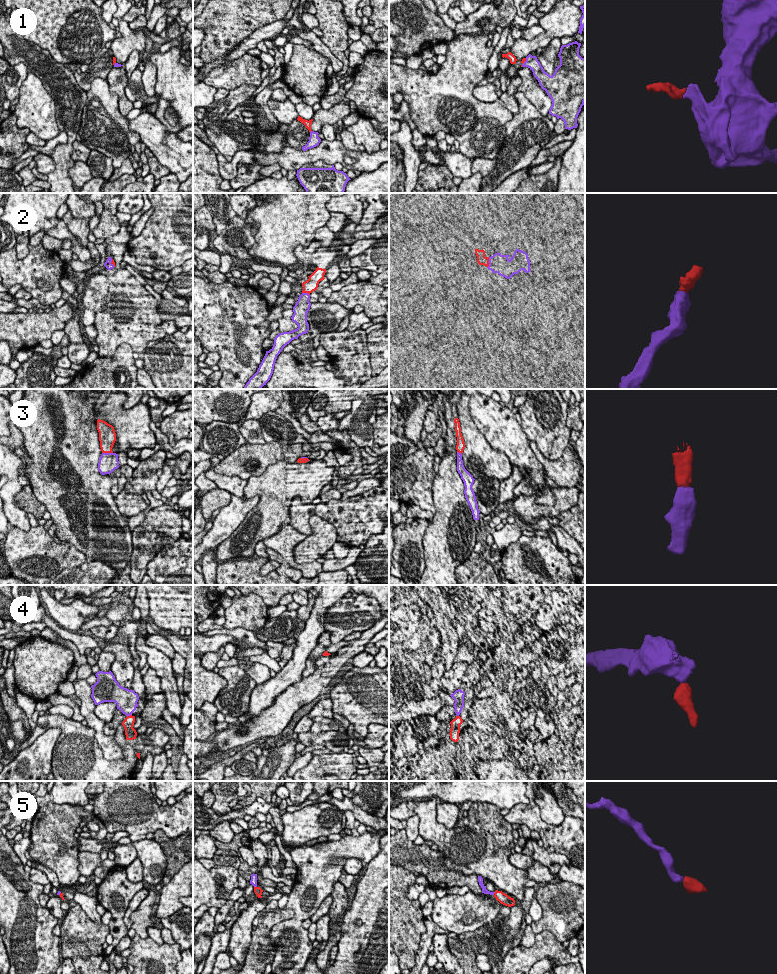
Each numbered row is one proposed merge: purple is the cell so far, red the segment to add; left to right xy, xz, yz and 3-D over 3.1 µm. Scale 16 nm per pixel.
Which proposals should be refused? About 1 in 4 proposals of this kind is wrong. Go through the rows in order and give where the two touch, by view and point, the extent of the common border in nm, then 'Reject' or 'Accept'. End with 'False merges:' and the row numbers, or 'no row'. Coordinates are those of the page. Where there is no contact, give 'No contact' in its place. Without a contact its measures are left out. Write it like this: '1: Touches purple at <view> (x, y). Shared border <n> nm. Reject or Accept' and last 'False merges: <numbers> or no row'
1: Touches purple at yz (524, 62). Shared border 170 nm. Accept
2: Touches purple at yz (489, 262). Shared border 180 nm. Accept
3: Touches purple at xy (107, 453). Shared border 180 nm. Accept
4: Touches purple at xy (129, 715). Shared border 90 nm. Reject
5: Touches purple at xz (255, 886). Shared border 50 nm. Accept
False merges: 4

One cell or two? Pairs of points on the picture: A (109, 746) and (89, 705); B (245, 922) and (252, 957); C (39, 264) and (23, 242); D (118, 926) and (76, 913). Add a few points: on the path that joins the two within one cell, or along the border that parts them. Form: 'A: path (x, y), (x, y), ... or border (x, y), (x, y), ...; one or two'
A: path (100, 736), (99, 727), (89, 715); one
B: border (252, 930), (250, 944), (243, 963); two
C: border (29, 244), (29, 252), (24, 257), (18, 259); two
D: border (107, 925), (109, 932); two

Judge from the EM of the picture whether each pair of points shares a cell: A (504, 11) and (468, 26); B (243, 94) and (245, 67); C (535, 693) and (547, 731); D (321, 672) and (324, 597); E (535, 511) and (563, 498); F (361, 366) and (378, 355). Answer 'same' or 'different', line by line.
A: same
B: different
C: same
D: different
E: same
F: different

